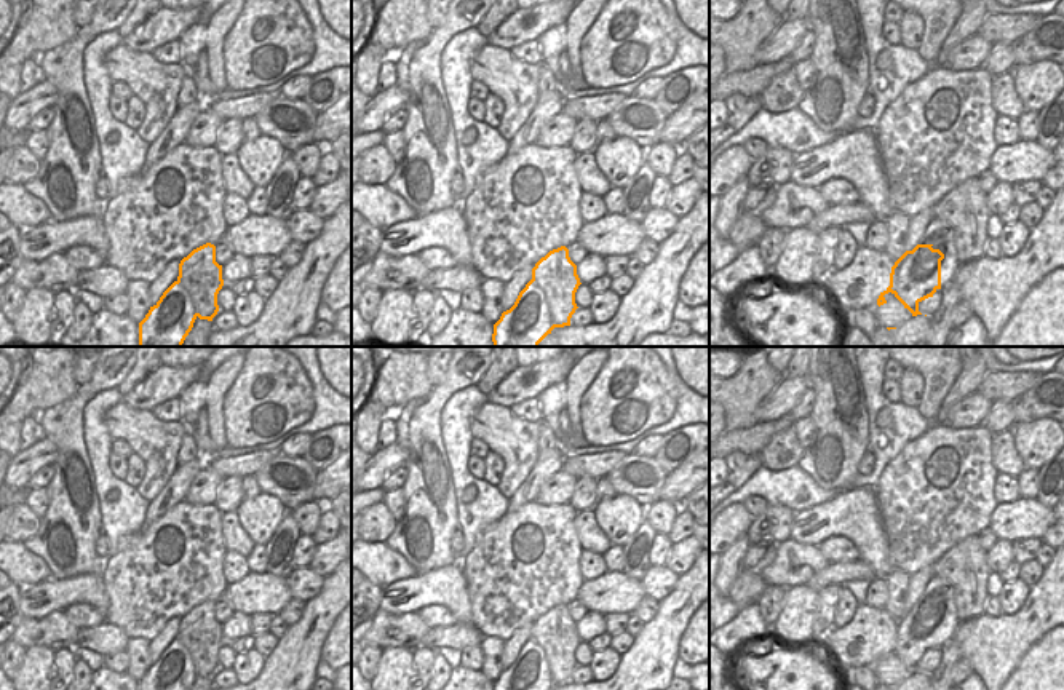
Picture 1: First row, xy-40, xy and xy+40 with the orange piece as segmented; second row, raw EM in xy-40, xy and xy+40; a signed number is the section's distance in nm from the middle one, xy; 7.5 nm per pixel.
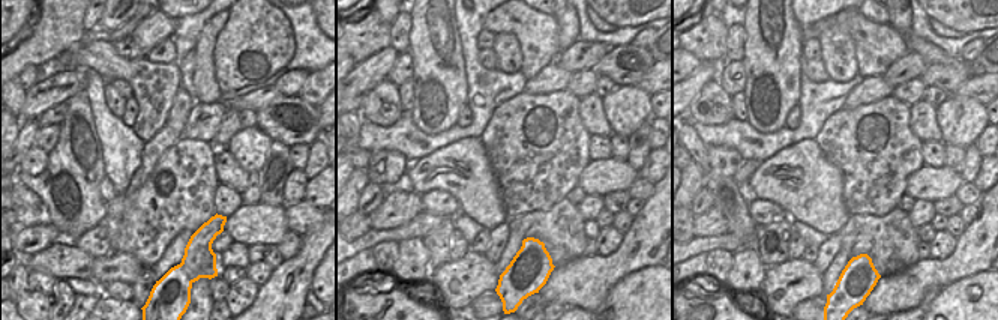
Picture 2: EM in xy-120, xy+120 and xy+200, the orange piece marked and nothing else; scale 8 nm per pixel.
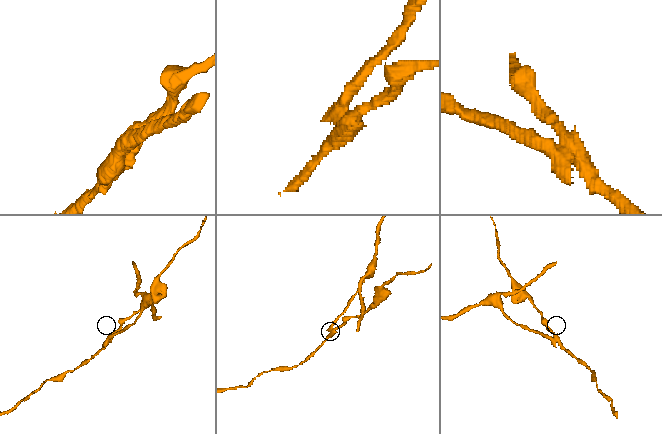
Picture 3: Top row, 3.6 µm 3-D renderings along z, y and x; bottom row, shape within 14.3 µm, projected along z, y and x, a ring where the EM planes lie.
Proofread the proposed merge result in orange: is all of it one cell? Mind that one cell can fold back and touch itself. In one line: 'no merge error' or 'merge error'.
merge error

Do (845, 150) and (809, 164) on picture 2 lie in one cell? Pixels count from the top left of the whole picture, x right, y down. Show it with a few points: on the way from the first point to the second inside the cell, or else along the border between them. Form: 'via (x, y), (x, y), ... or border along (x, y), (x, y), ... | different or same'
border along (815, 138), (823, 152), (842, 172), (845, 188) | different

